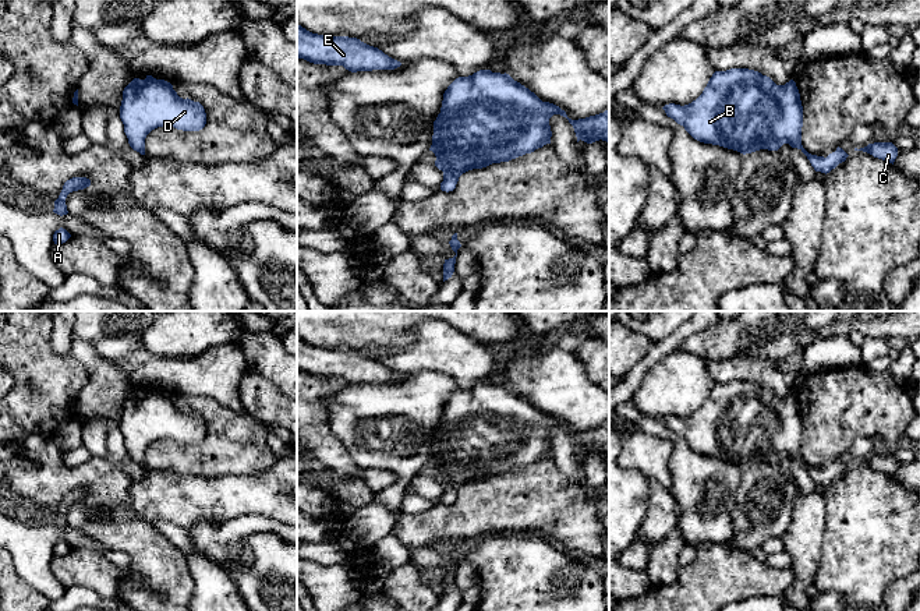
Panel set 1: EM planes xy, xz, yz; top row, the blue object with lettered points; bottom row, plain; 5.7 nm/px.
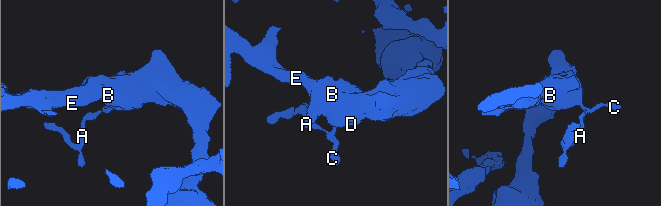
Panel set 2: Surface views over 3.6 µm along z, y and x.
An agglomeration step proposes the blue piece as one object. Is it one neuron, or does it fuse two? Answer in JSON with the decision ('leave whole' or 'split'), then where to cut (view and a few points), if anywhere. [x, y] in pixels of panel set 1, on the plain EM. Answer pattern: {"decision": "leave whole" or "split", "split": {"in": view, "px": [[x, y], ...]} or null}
{"decision": "leave whole", "split": null}

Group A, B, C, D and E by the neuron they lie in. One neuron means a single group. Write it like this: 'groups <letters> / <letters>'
groups A B C D E

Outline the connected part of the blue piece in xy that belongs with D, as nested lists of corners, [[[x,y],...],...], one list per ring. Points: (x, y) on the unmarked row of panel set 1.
[[[146,388],[134,391],[123,403],[120,431],[130,459],[145,467],[145,451],[158,439],[199,444],[206,437],[206,425],[199,414],[183,412],[164,392]]]

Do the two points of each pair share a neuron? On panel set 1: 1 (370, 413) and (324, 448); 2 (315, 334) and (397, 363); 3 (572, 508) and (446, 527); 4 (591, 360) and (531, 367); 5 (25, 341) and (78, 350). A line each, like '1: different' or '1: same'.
1: different
2: different
3: same
4: different
5: different

